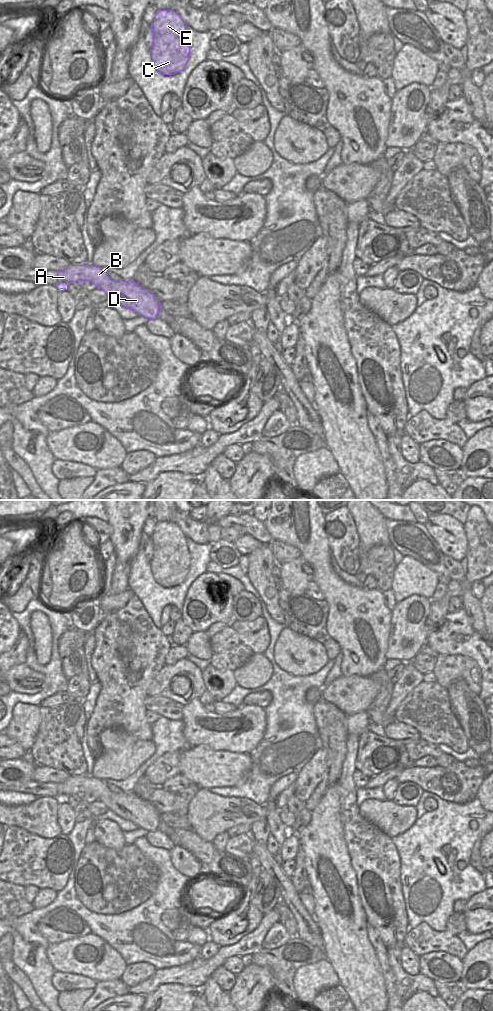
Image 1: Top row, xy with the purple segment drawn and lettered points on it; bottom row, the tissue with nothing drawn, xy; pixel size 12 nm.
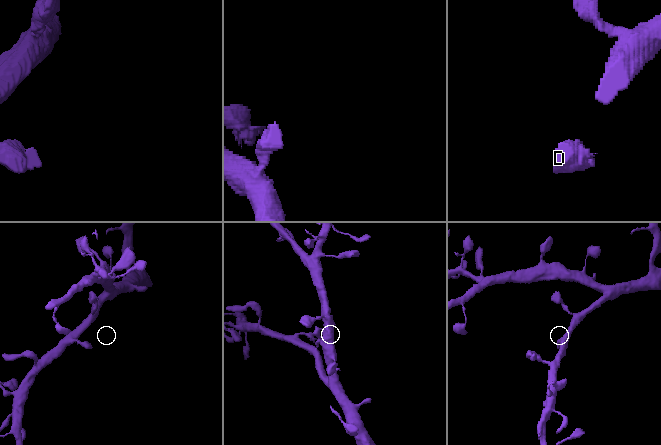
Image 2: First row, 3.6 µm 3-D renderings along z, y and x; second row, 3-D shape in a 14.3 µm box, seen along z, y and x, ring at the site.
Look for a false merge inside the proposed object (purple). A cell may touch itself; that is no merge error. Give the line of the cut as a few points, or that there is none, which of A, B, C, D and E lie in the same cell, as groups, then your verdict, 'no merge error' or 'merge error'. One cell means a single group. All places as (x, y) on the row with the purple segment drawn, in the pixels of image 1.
no cut | A B C D E | no merge error

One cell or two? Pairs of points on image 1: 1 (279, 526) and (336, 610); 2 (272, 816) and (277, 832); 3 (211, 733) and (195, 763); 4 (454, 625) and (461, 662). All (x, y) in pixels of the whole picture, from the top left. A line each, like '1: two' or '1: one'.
1: one
2: one
3: two
4: two

